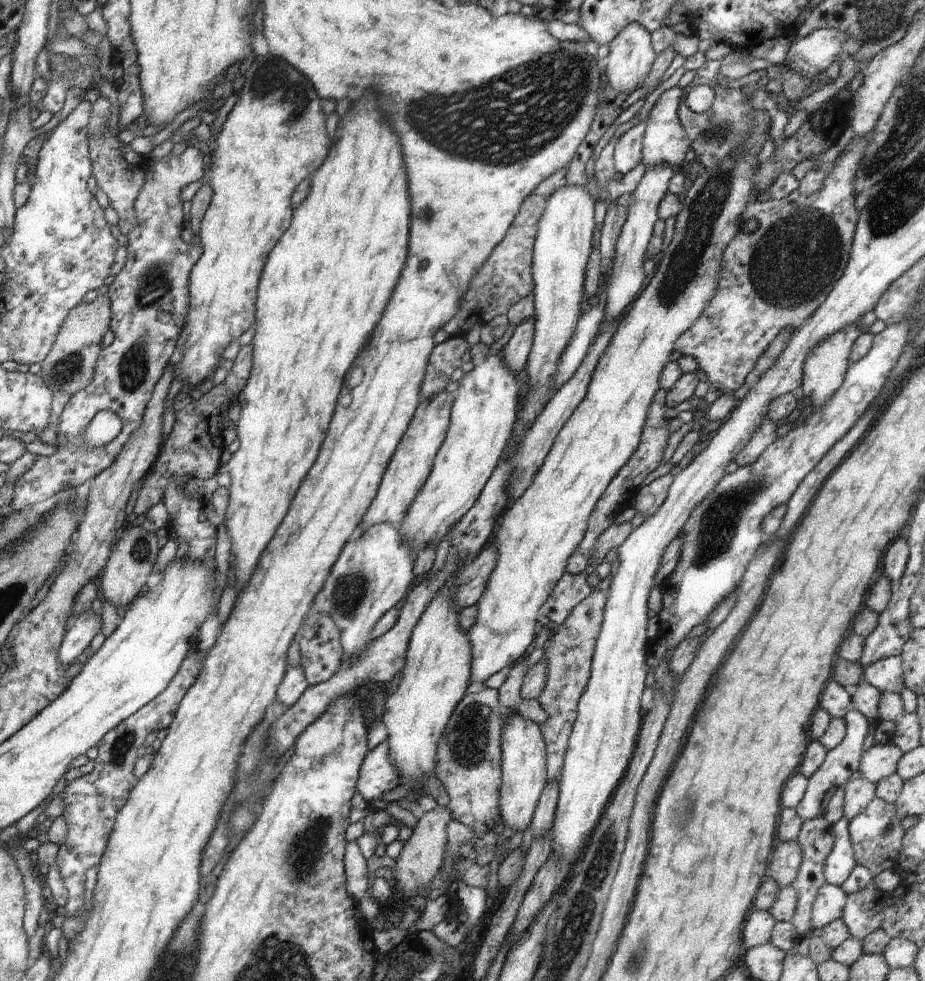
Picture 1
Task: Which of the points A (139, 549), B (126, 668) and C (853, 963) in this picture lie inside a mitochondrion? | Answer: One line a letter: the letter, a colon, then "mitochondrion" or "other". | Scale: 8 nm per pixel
A: mitochondrion
B: other
C: other

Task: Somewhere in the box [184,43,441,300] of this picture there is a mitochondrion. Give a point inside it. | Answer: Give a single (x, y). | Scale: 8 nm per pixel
(274, 82)

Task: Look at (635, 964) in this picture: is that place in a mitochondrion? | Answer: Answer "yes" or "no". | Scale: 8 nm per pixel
yes

